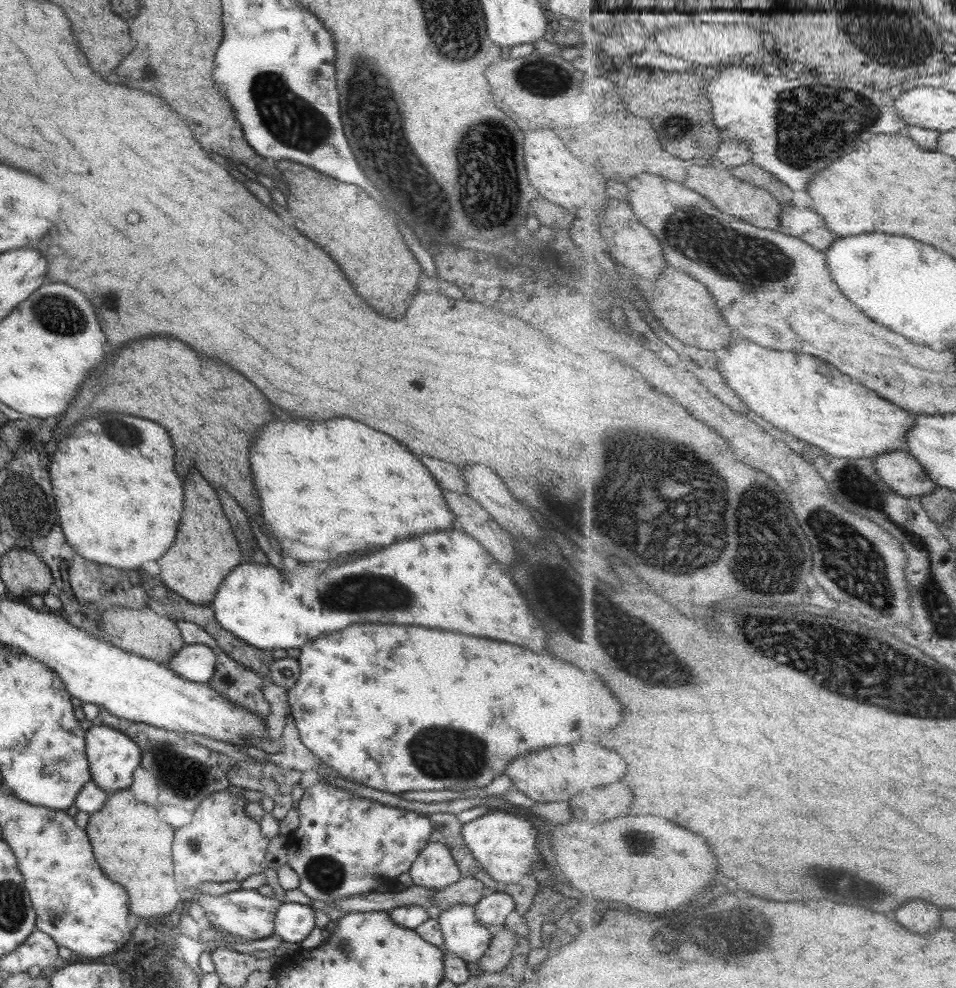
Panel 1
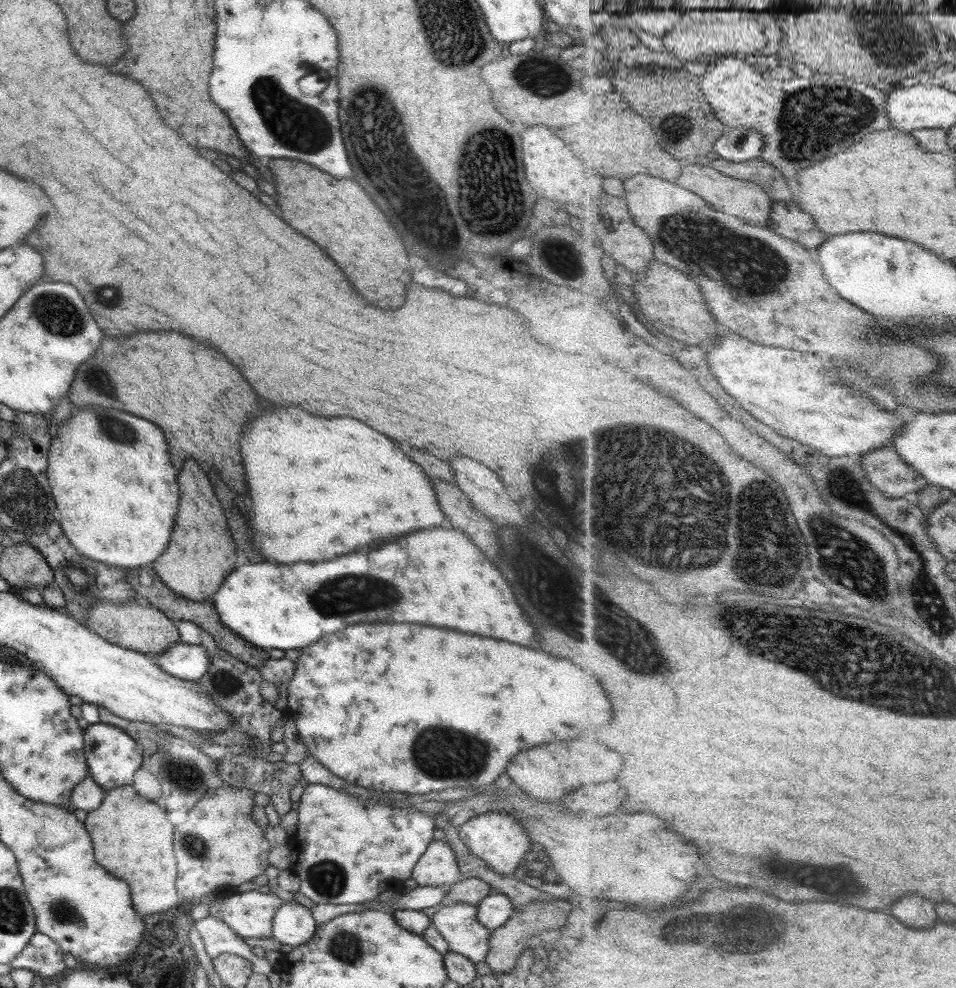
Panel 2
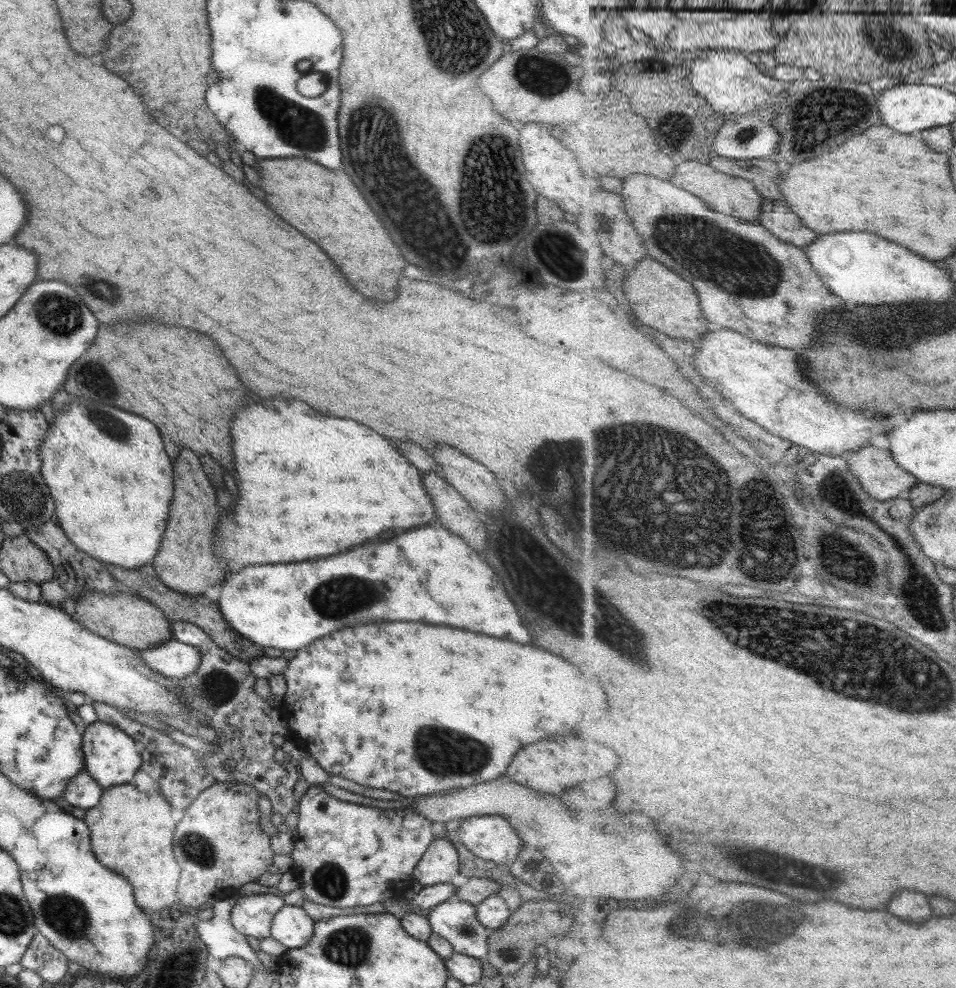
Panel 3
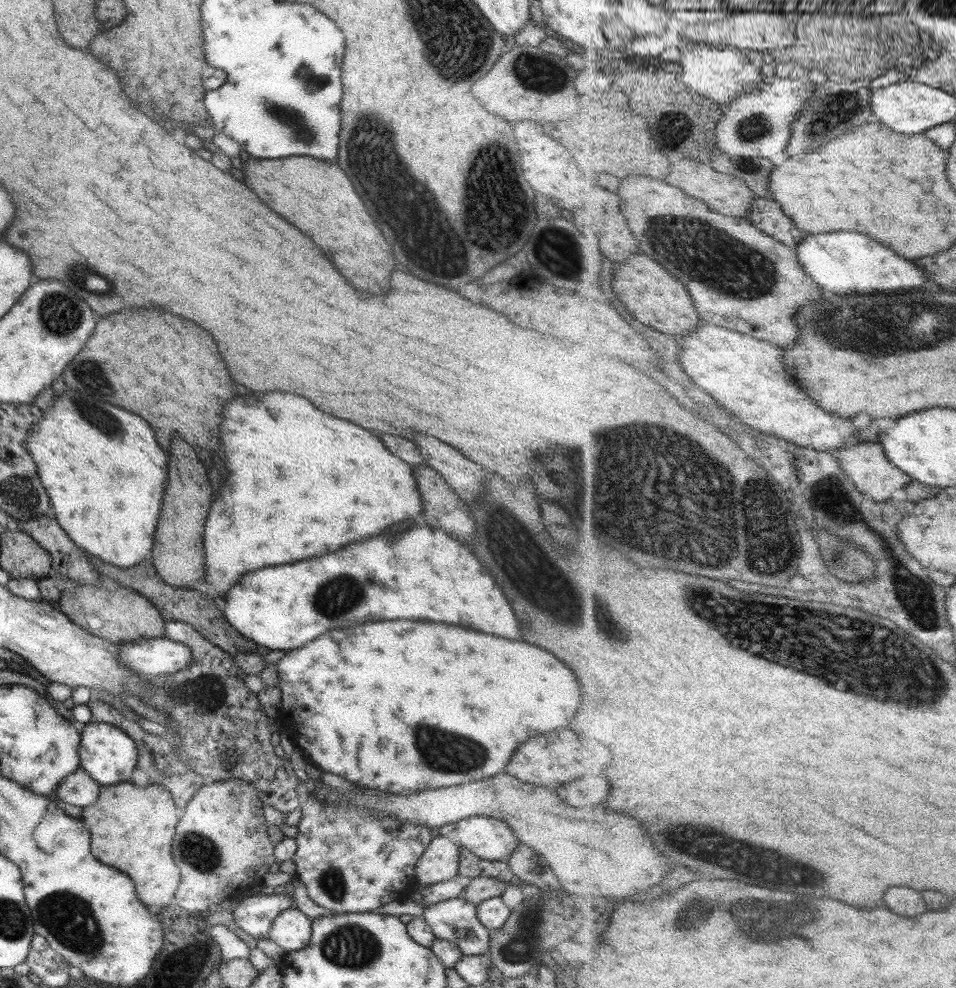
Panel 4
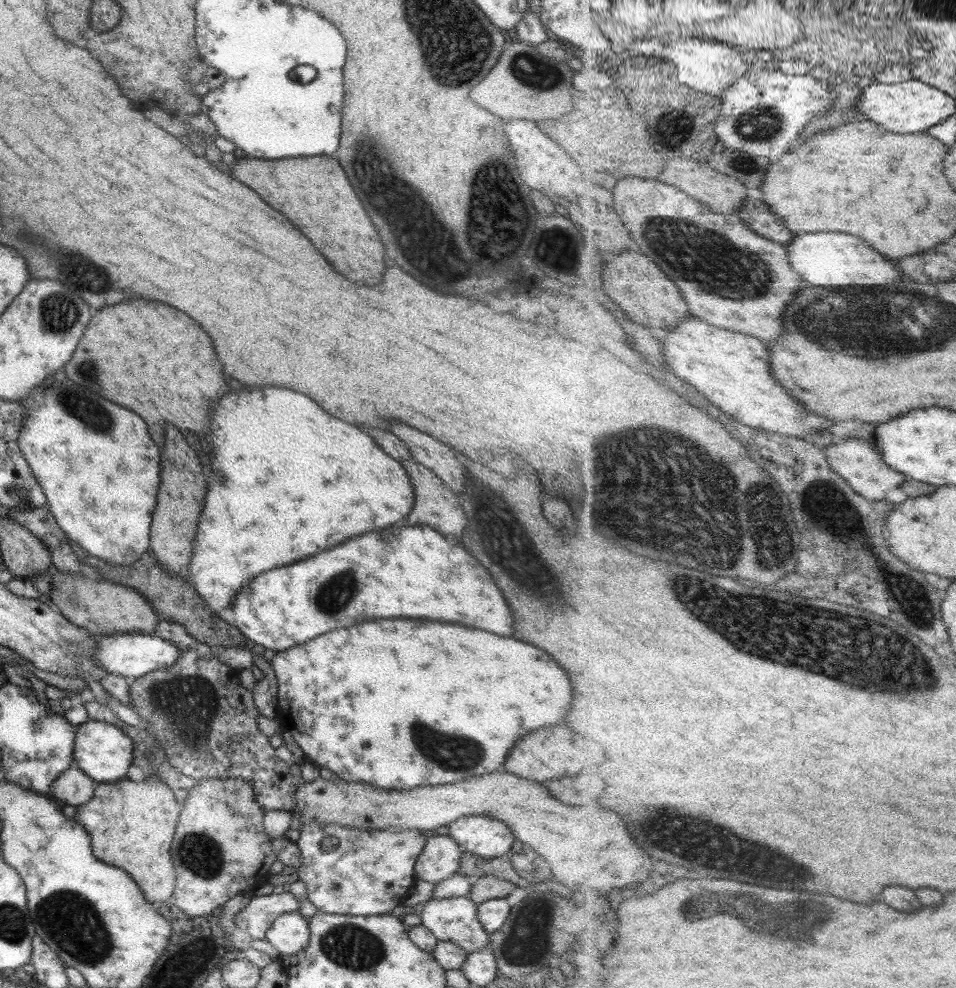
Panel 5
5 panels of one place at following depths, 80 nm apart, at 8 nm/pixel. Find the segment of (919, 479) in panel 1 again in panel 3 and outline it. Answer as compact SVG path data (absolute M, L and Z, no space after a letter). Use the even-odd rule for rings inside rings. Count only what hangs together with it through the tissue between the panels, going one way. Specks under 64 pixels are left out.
M869 445L861 450L846 453L848 463L863 488L877 500L890 501L901 492L910 491L920 481L914 474L907 472L895 459L889 449L876 448Z

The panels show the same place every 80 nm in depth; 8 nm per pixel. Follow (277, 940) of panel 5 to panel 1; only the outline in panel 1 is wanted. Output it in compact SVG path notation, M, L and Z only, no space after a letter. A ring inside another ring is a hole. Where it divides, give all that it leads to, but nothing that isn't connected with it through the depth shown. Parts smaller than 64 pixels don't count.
M281 902L274 916L272 934L285 942L300 943L313 930L313 912L309 905Z

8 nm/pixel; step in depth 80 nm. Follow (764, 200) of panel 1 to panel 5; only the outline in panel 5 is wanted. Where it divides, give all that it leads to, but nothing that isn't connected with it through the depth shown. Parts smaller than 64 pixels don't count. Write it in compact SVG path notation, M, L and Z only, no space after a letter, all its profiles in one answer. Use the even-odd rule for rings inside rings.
M667 158L668 163L657 179L679 187L693 198L704 202L716 213L737 214L746 202L747 187L739 178L715 170L708 162L697 162L691 158Z

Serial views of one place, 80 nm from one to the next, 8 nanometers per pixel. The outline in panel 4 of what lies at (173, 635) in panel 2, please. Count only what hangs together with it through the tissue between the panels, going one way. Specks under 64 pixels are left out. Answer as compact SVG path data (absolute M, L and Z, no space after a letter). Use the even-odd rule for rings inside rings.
M62 584L57 610L70 622L85 630L88 634L104 639L114 645L133 644L141 639L163 637L164 621L146 597L122 585L108 591L101 586L83 585L80 589Z

